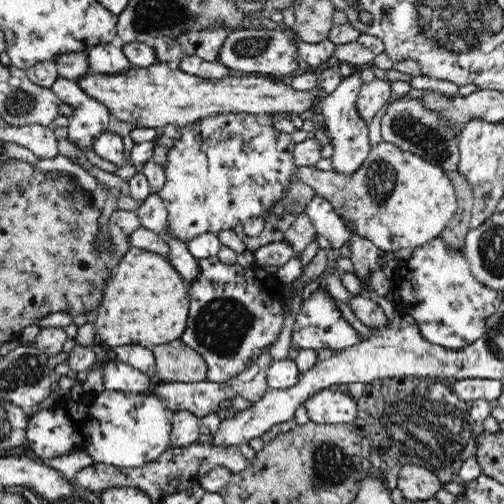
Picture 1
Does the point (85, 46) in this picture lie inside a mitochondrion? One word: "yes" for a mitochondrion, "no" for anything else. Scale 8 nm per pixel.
no

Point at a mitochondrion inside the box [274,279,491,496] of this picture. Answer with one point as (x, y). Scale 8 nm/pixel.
(440, 434)

